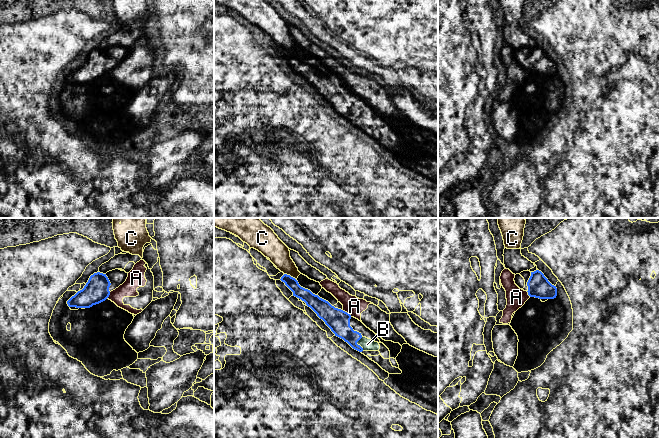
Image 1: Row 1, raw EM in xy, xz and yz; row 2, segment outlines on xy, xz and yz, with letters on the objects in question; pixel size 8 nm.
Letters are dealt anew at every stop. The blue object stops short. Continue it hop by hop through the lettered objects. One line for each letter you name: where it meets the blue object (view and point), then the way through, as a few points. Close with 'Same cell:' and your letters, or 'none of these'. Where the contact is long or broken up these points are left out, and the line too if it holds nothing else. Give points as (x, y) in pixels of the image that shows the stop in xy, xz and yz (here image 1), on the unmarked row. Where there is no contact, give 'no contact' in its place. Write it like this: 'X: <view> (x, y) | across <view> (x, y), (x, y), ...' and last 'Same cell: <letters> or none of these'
B: xz (356, 119)
Same cell: B

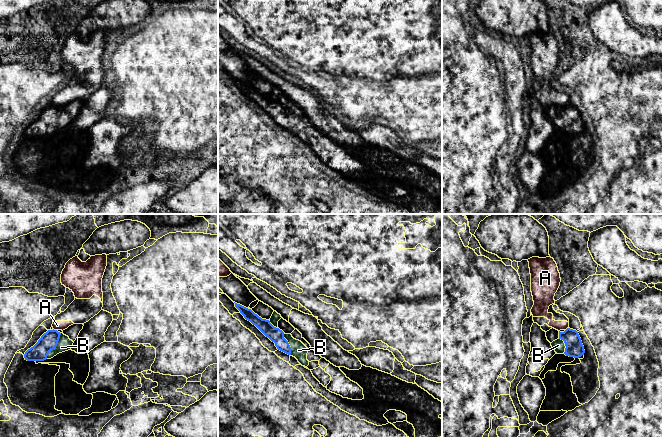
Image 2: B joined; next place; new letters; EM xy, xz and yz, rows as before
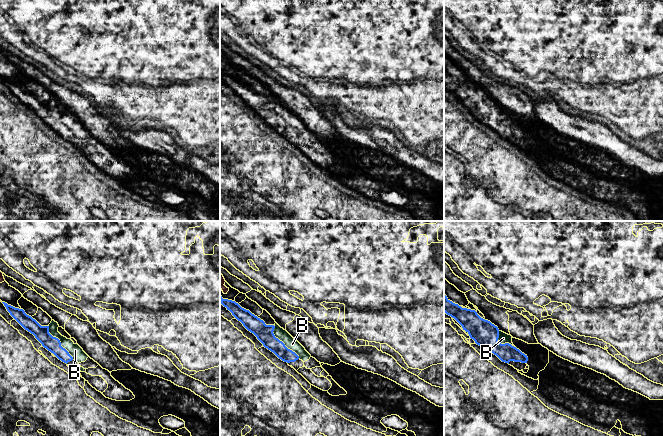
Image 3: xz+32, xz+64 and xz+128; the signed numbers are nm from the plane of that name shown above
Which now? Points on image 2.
B: xy (56, 121)
Same cell: B

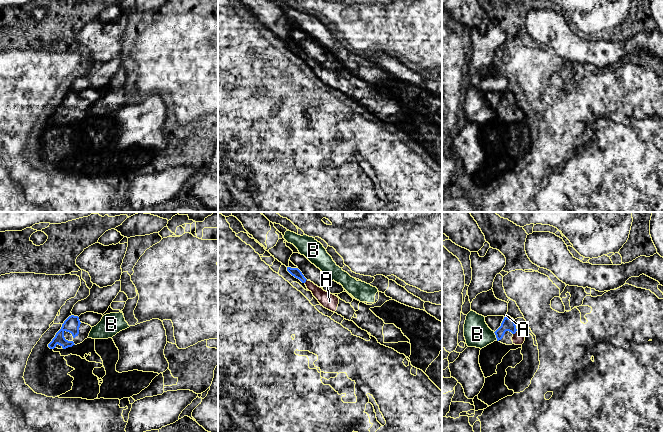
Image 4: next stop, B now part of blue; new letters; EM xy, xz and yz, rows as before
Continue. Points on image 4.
A: xz (305, 57)
Same cell: A

